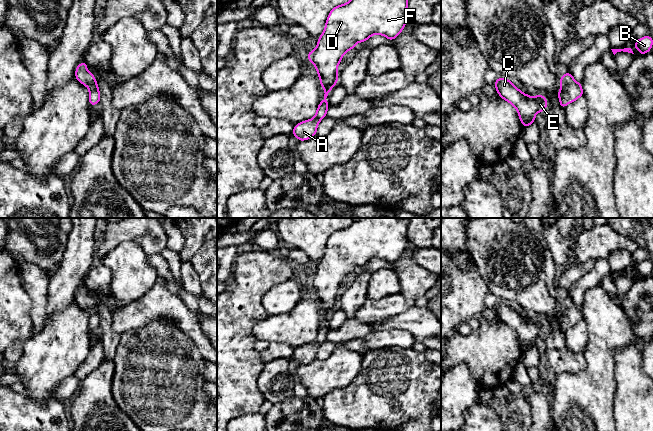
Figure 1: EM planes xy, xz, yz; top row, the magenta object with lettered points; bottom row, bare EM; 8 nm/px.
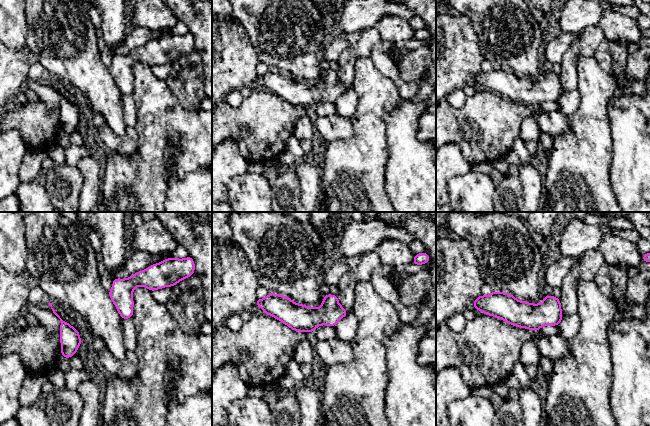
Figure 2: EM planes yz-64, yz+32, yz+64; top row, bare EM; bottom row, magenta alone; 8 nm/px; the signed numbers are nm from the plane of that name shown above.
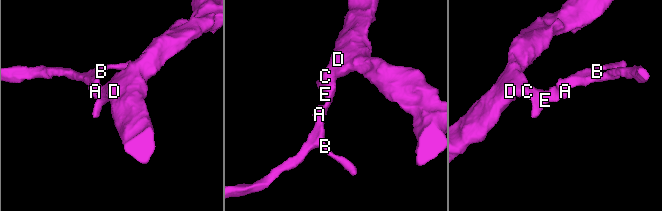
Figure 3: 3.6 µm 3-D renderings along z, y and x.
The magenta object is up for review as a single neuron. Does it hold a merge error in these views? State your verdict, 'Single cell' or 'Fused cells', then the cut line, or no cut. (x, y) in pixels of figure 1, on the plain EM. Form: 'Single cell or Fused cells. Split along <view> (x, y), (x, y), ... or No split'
Single cell. No split

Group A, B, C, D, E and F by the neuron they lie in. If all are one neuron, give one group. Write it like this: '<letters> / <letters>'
A B C D E F

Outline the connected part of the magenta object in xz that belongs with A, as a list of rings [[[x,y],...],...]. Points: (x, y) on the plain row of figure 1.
[[[358,218],[343,229],[334,231],[325,248],[325,253],[318,263],[316,272],[307,278],[320,302],[320,307],[325,315],[324,324],[320,326],[313,343],[298,347],[293,353],[293,358],[299,365],[308,364],[316,359],[319,346],[326,341],[329,332],[326,324],[330,314],[337,308],[337,291],[342,280],[350,273],[355,272],[358,266],[365,266],[372,259],[383,259],[390,265],[395,263],[403,254],[408,242],[407,229],[408,219],[401,218]]]

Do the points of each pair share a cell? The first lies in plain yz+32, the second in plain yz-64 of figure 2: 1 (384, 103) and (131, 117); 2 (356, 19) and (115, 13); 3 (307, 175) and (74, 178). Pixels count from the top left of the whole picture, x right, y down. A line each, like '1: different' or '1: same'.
1: different
2: different
3: different

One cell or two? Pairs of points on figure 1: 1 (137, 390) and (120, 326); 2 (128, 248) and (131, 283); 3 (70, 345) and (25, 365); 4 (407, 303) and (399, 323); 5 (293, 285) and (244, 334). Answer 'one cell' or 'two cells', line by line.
1: two cells
2: one cell
3: one cell
4: two cells
5: two cells

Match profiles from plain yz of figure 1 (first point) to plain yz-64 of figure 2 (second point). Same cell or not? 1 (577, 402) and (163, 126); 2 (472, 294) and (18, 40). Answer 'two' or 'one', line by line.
1: one
2: two

